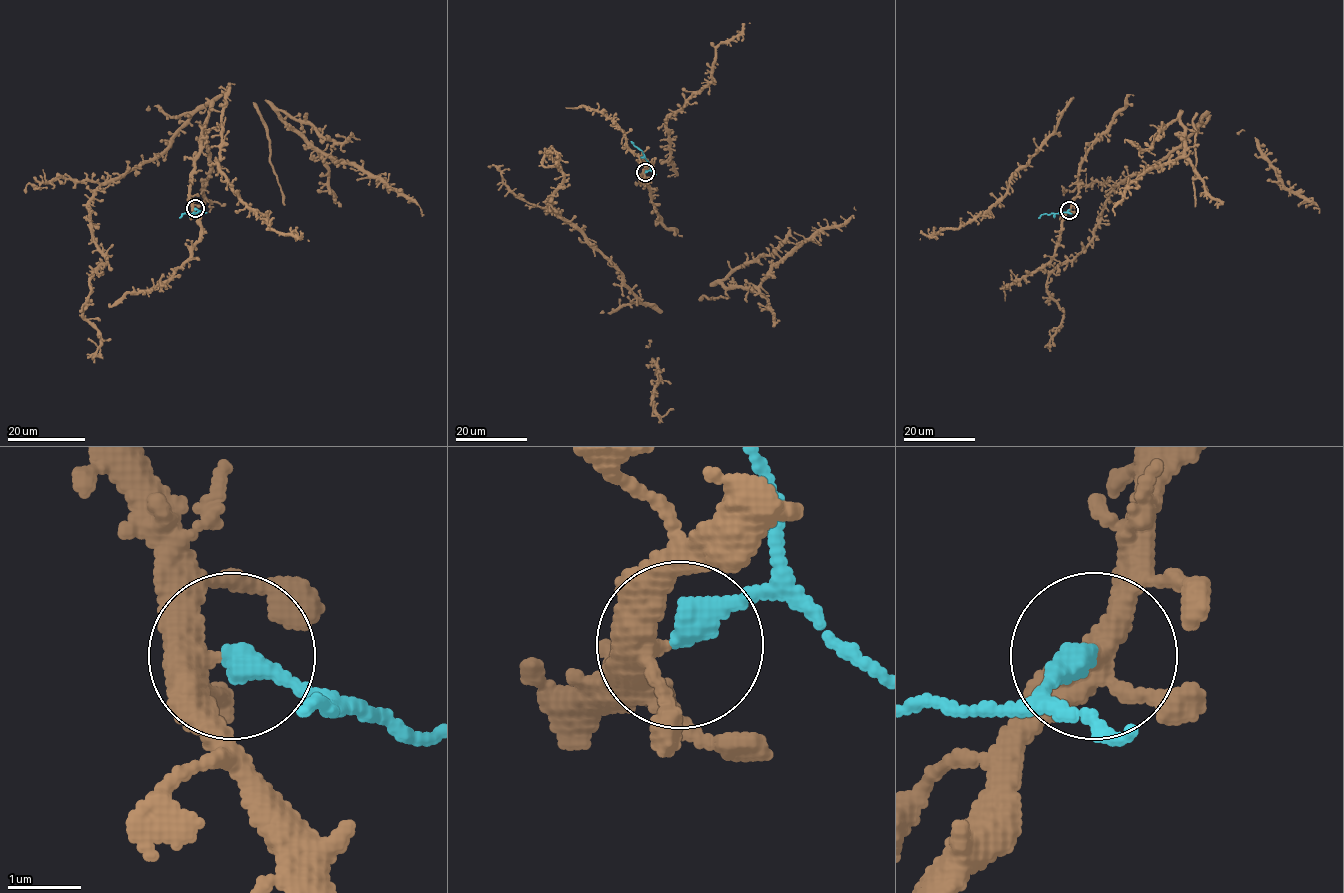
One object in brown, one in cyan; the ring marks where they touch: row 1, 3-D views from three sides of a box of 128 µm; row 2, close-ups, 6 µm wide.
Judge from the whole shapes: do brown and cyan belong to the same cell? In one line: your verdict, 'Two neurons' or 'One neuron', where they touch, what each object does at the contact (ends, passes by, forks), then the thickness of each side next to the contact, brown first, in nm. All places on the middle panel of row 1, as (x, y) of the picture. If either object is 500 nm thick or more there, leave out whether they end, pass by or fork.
Two neurons. Place: (645, 172). At the ring brown forks. At the ring cyan ends. Thickness 360 nm (brown) against 360 nm

